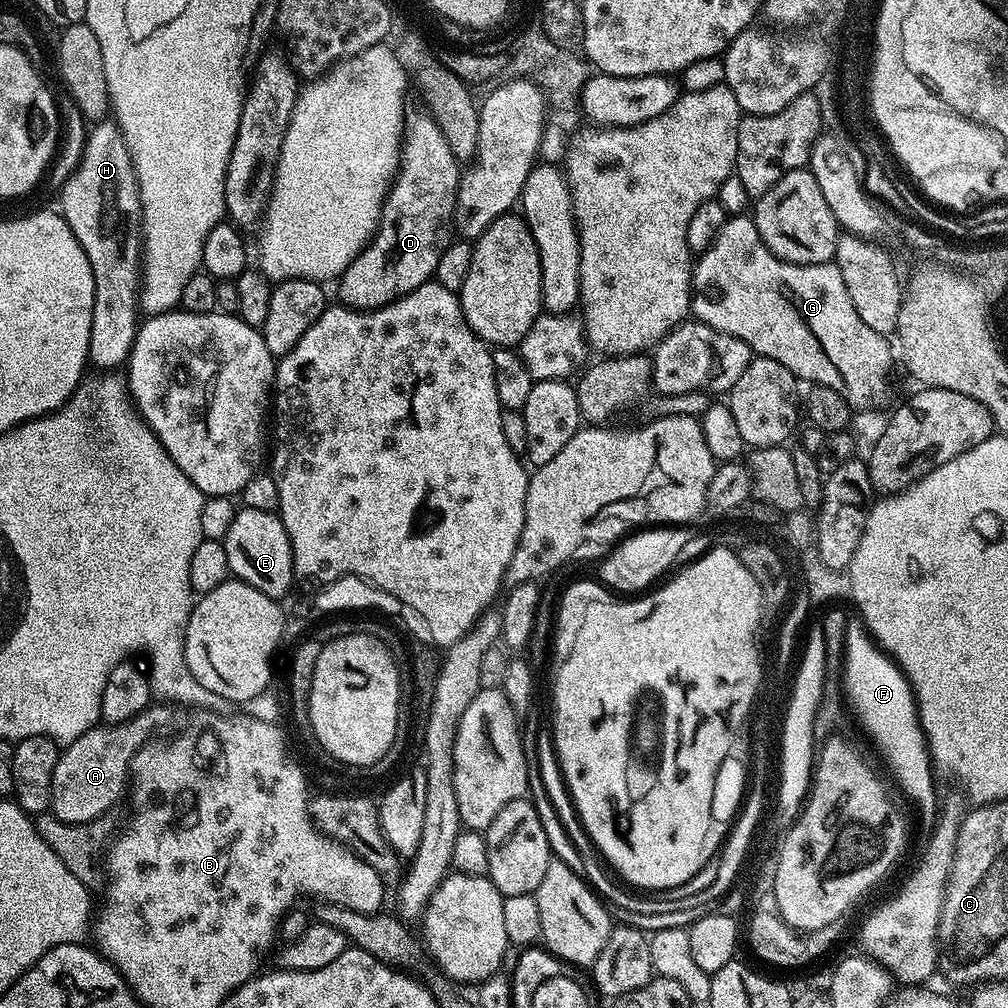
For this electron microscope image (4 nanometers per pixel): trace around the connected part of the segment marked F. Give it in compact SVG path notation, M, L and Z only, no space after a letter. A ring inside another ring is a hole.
M858 616L849 617L847 622L843 662L842 685L851 706L860 715L865 730L874 738L887 764L894 770L899 786L916 804L923 828L931 831L938 822L940 805L932 780L931 753L916 711L912 685L899 665L875 644L863 619Z

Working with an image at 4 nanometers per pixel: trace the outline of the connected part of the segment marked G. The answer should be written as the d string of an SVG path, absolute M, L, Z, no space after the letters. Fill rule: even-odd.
M729 215L725 219L724 225L720 227L719 232L716 233L714 242L708 247L708 251L699 253L692 270L692 303L690 312L699 323L710 326L722 334L730 334L734 338L746 342L746 346L750 346L756 356L765 356L771 360L782 362L782 366L790 369L801 381L812 380L808 382L811 382L813 385L821 384L830 390L838 390L842 394L842 398L846 398L846 402L853 410L875 409L877 406L883 405L884 395L888 392L888 375L892 372L892 348L888 345L889 341L885 336L870 330L870 326L866 326L866 322L862 322L862 318L858 318L858 310L854 310L854 302L850 302L850 294L846 290L846 282L842 282L842 274L838 270L838 266L834 262L827 264L788 264L784 260L779 260L760 241L760 235L756 229L756 221L751 215Z

